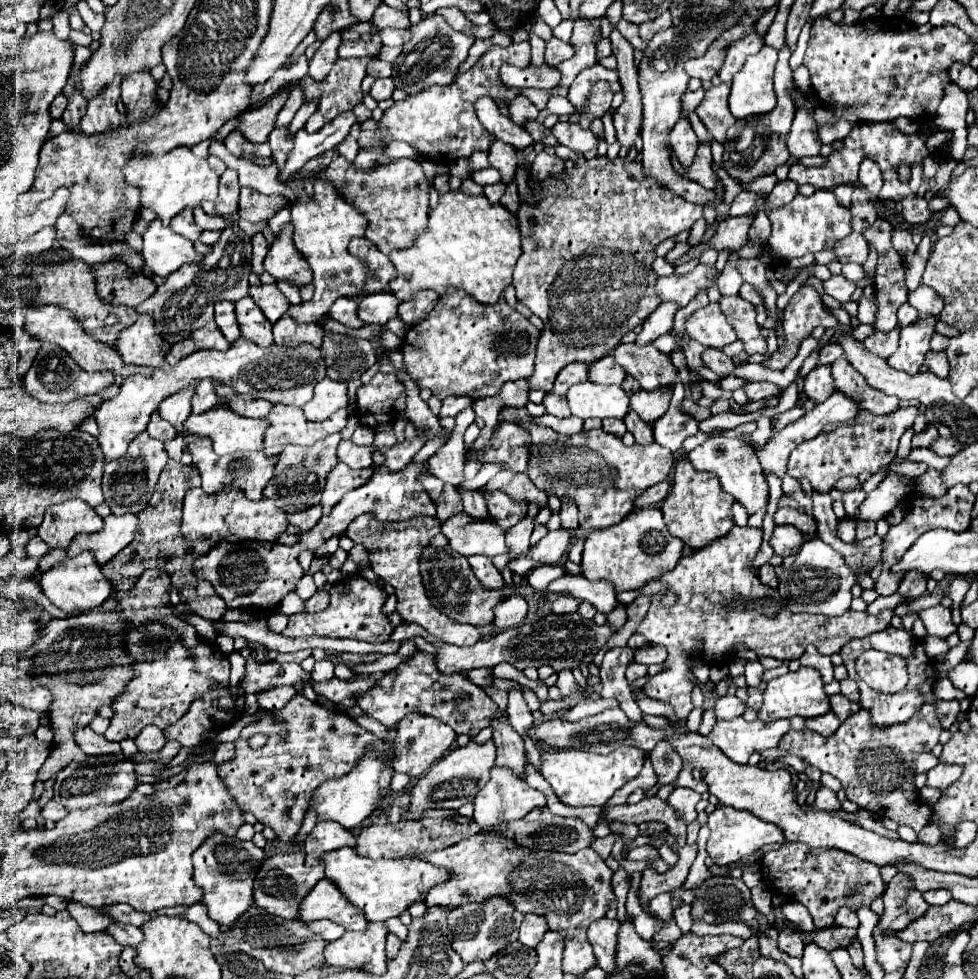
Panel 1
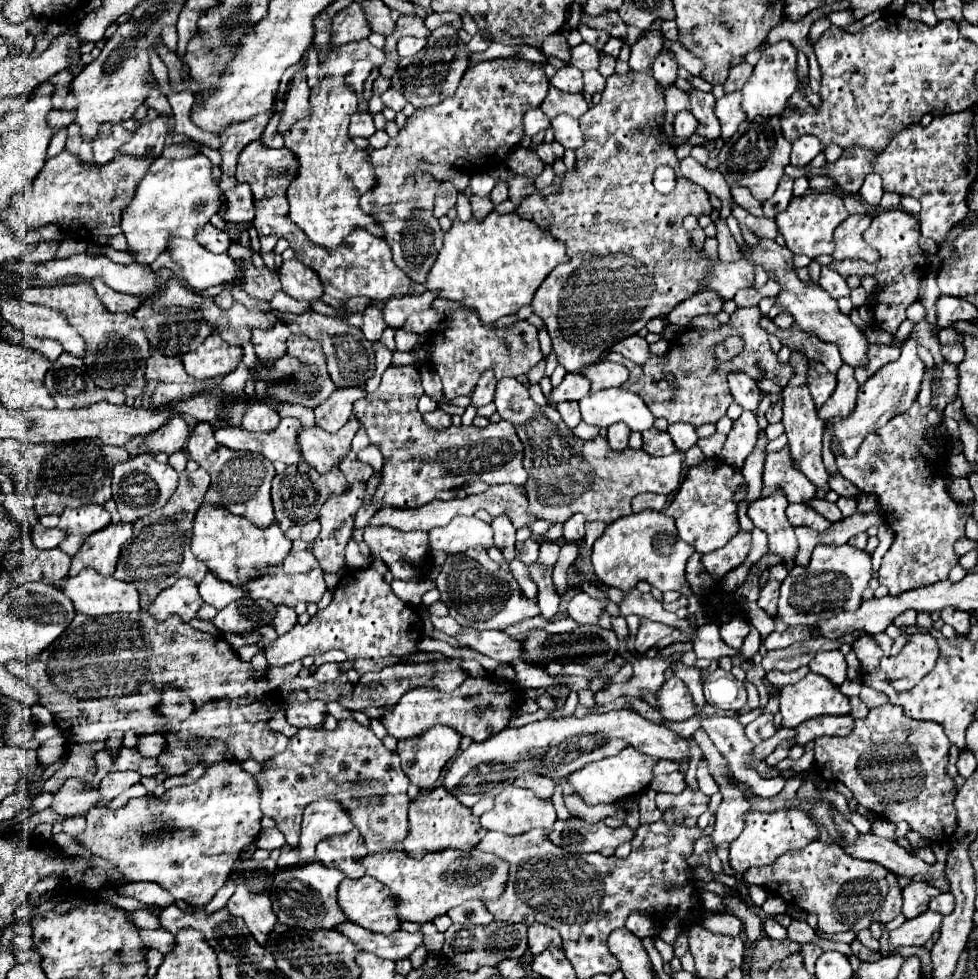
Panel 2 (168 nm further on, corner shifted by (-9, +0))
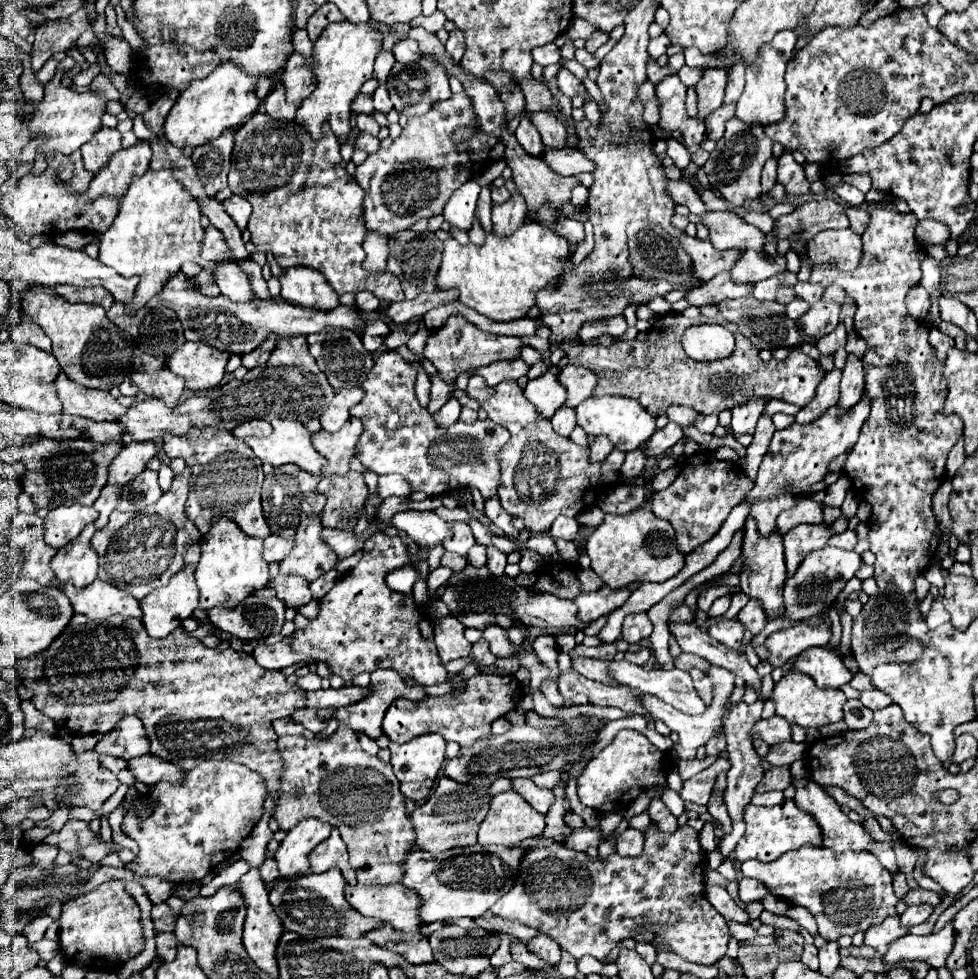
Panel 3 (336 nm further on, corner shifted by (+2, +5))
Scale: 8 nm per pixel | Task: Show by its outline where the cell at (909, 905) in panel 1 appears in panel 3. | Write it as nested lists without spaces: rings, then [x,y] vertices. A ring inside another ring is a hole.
[[[916,887],[916,889],[910,889],[904,899],[902,899],[906,905],[920,905],[920,903],[930,903],[930,905],[938,905],[940,899],[934,891],[926,891],[922,887]]]

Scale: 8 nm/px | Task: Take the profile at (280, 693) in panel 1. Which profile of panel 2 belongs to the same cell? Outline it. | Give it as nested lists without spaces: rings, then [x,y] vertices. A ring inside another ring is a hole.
[[[307,702],[287,708],[287,722],[295,728],[321,728],[329,710],[321,702]]]

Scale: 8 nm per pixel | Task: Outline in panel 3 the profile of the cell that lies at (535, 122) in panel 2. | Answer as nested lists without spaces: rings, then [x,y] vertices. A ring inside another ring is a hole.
[[[528,113],[520,119],[520,125],[516,129],[516,139],[524,147],[526,153],[536,155],[536,157],[540,157],[544,153],[544,143],[540,141],[540,133],[532,125],[532,121],[528,121]]]

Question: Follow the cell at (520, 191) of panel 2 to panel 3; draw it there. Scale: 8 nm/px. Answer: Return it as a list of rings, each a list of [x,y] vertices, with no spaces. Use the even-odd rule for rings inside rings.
[[[516,191],[508,201],[492,207],[492,223],[498,235],[510,235],[526,221],[526,201]]]

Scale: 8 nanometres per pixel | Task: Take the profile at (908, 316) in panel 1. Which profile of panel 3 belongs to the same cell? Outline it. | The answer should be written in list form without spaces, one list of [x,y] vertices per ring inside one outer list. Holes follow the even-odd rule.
[[[920,285],[912,287],[908,291],[908,297],[906,297],[906,305],[908,305],[908,317],[916,319],[916,321],[922,321],[930,309],[930,297],[926,293],[926,289],[922,289]]]

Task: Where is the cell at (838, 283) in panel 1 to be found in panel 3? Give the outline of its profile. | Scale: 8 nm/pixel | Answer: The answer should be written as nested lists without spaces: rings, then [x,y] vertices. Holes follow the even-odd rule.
[[[798,281],[794,285],[794,289],[808,303],[816,303],[822,297],[822,293],[824,293],[824,287],[820,283],[812,283],[812,281]]]

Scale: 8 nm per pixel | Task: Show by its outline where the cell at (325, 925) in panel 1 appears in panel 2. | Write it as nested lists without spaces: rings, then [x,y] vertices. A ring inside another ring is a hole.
[[[353,922],[339,926],[339,932],[345,934],[347,938],[351,938],[351,942],[355,942],[357,946],[361,946],[363,950],[369,950],[381,958],[389,958],[389,960],[405,960],[411,956],[411,952],[423,944],[423,934],[409,934],[405,930],[397,930],[389,936],[385,934],[377,934],[371,932],[367,928],[355,926]]]

